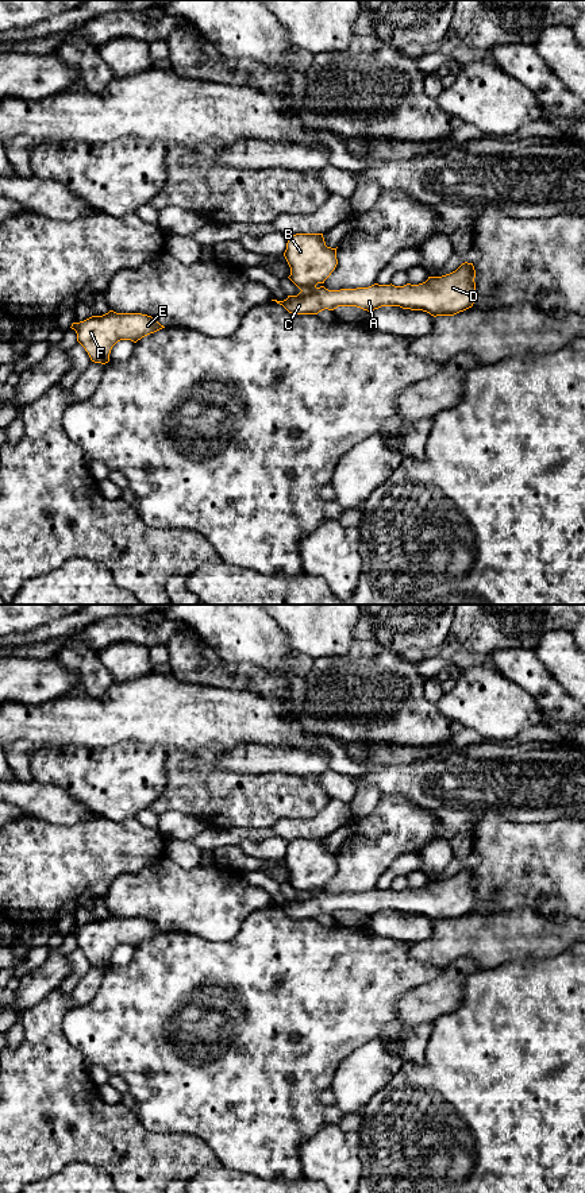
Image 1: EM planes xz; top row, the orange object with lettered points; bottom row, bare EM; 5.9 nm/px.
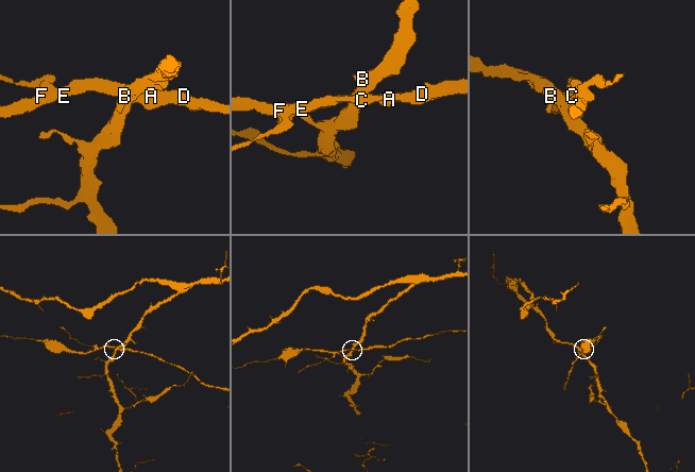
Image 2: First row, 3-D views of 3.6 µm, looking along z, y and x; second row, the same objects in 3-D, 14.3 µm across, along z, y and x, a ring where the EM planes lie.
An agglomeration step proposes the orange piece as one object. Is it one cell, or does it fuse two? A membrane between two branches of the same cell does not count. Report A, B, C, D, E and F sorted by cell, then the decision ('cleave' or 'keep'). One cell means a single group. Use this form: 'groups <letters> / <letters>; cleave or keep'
groups A C D E F / B; cleave

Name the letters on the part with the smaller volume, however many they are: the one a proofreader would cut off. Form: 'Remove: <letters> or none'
Remove: A, C, D, E, F

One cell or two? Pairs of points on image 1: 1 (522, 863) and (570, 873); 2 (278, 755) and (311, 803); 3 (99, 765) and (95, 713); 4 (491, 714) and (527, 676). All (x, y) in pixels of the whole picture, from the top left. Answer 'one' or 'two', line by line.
1: one
2: two
3: two
4: two

